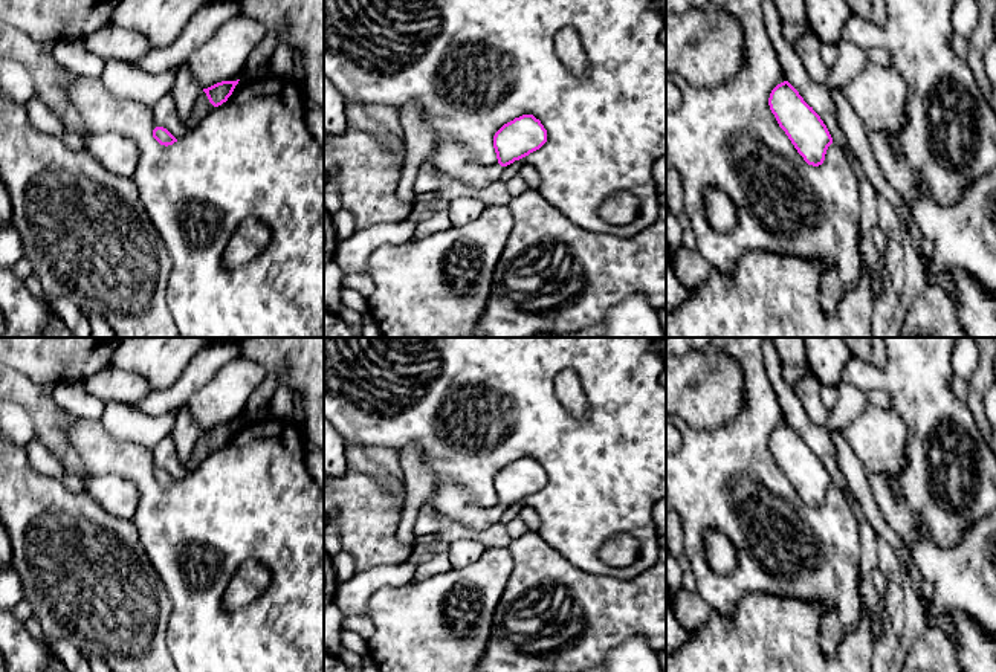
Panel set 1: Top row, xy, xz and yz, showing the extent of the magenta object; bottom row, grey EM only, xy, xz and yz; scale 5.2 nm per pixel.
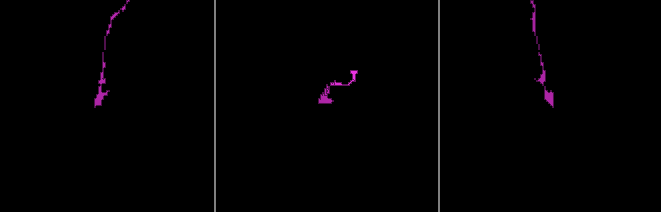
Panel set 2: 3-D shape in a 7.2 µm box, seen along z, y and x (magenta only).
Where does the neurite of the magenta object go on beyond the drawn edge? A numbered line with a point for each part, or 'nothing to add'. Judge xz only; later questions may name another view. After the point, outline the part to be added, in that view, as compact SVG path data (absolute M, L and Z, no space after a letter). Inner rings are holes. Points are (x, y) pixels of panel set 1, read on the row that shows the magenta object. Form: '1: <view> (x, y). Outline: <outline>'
1: xz (451, 158). Outline: M448 141L443 142L428 160L435 171L460 180L472 188L486 188L498 180L504 166L495 163L483 166L477 163L464 145Z

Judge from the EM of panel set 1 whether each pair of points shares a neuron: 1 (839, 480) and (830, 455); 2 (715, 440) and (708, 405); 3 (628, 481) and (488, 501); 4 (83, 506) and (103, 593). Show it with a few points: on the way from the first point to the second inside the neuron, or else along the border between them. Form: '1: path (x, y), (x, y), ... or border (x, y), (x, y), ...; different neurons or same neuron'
1: path (836, 474), (830, 462); same neuron
2: border (741, 407), (709, 428), (682, 419); different neurons
3: path (585, 460), (565, 446), (510, 446), (498, 458); same neuron
4: path (83, 527), (84, 571); same neuron

